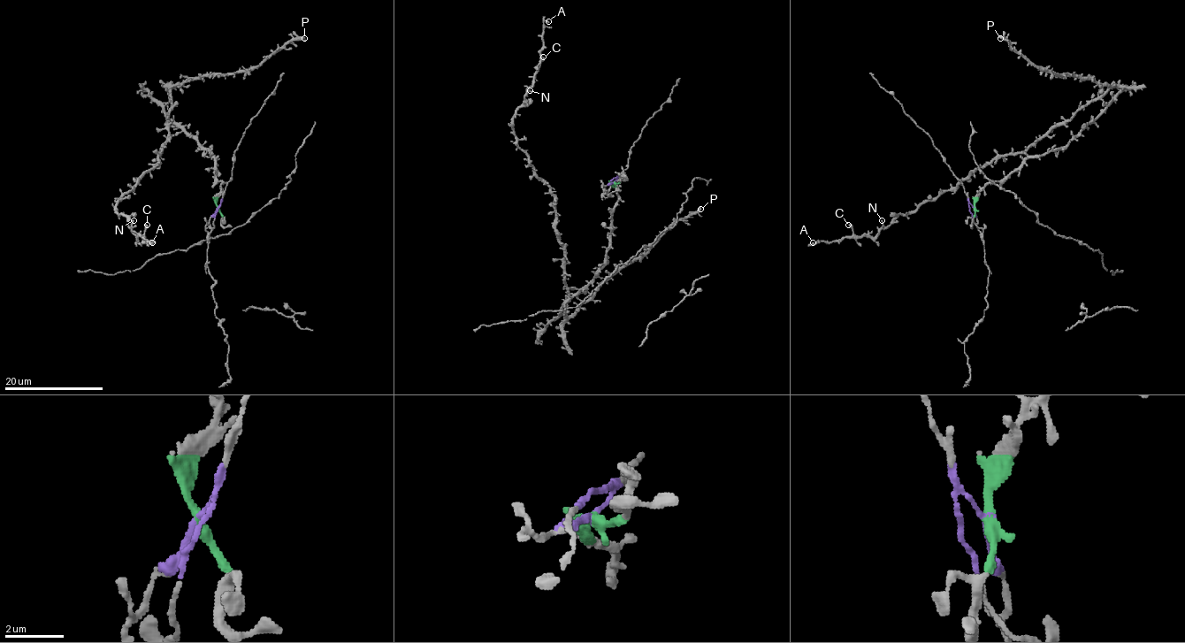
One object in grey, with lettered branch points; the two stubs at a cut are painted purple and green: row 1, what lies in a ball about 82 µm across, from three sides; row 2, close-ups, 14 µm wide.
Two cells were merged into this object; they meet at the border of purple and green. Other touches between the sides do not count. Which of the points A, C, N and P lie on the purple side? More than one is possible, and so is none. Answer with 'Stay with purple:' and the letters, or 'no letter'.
Stay with purple: no letter

